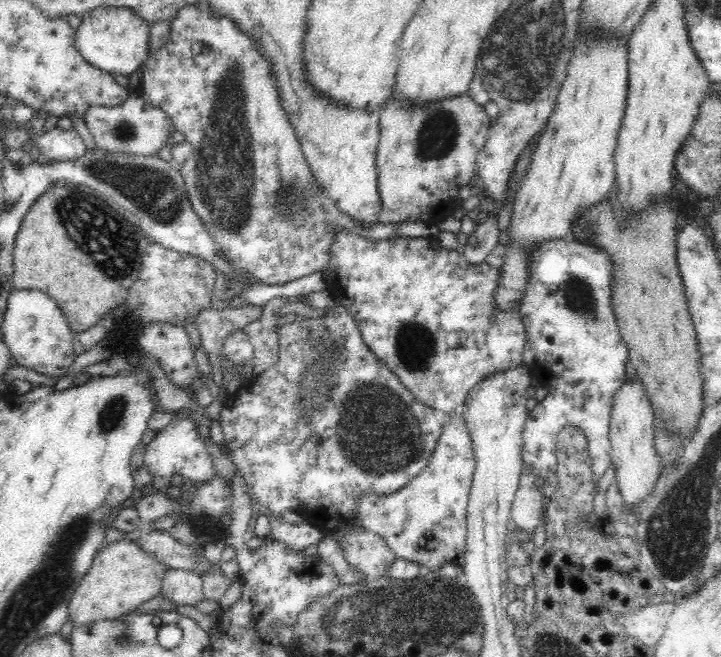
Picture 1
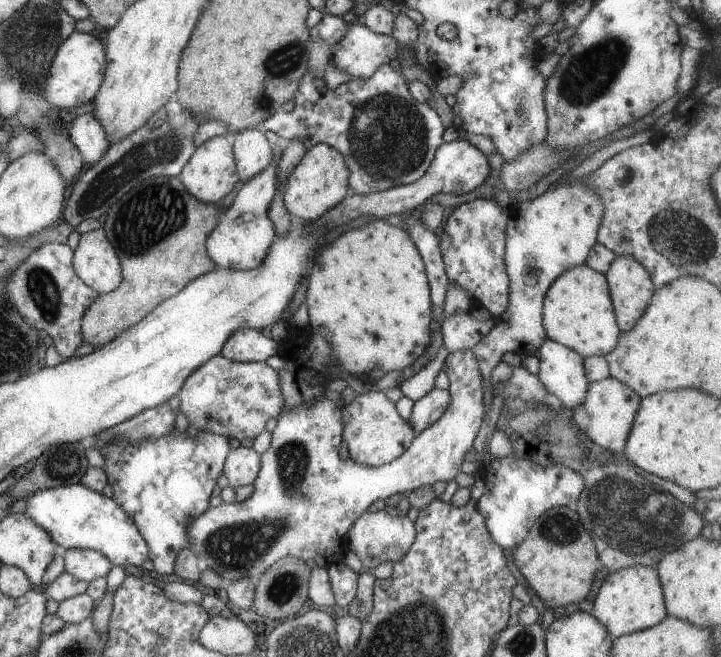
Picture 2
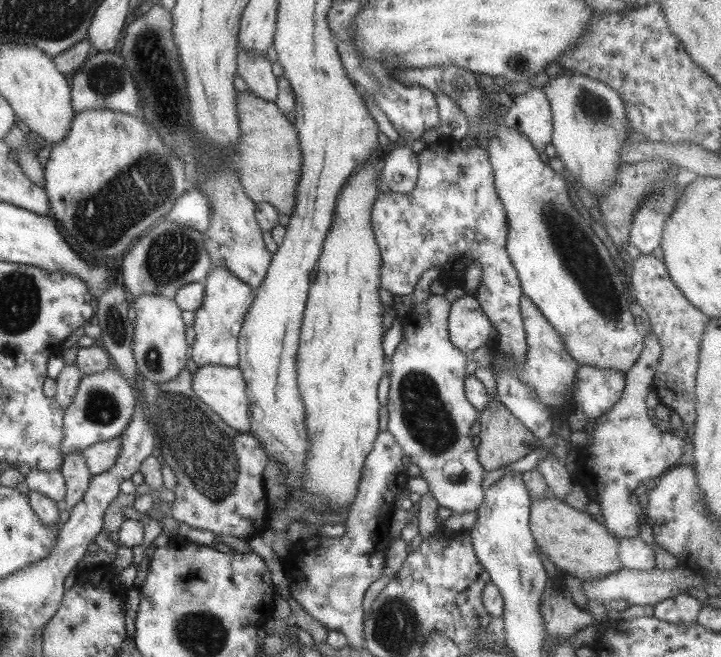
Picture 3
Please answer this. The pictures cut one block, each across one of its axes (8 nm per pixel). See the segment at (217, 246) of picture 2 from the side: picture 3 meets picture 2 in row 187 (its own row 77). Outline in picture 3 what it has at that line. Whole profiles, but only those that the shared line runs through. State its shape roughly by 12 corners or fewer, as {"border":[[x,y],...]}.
{"border":[[239,48],[237,74],[250,92],[275,103],[277,77],[266,55]]}

